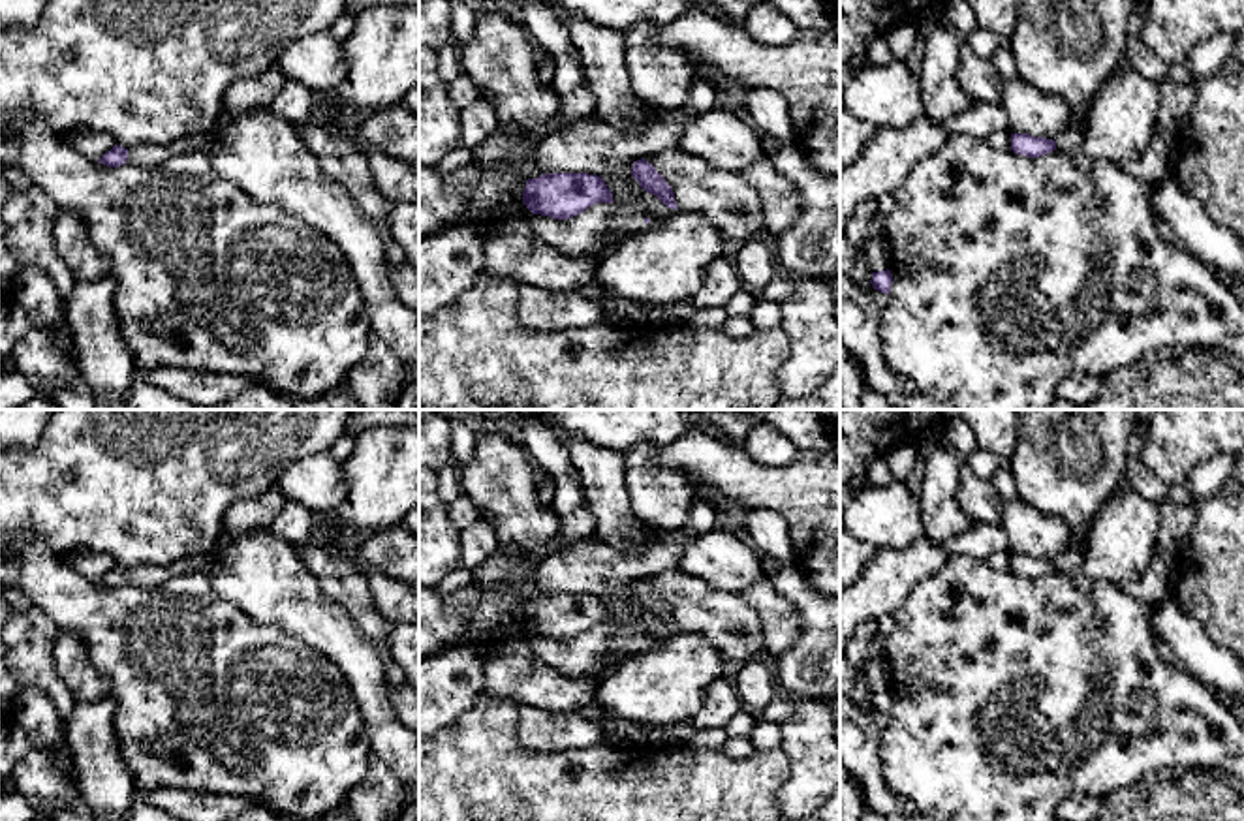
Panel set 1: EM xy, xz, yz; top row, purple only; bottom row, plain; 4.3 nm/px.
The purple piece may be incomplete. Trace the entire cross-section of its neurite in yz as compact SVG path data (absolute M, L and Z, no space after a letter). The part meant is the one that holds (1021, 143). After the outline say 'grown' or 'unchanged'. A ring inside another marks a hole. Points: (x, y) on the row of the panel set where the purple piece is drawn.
M1071 126L1065 132L1062 132L1056 141L1034 137L1028 133L1011 133L1011 150L1015 154L1022 154L1028 158L1039 158L1052 150L1075 156L1077 152L1081 152L1082 145L1084 145L1082 130Z; grown

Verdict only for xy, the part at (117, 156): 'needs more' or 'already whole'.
needs more

